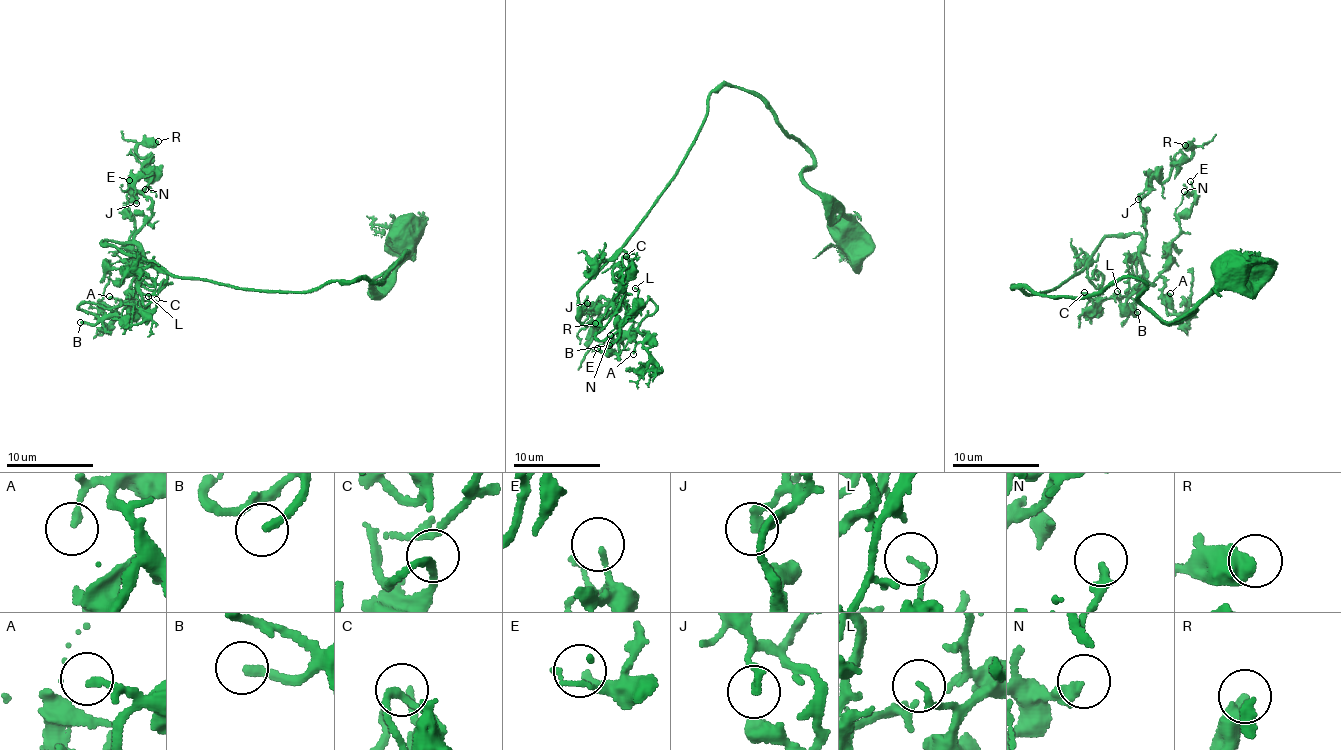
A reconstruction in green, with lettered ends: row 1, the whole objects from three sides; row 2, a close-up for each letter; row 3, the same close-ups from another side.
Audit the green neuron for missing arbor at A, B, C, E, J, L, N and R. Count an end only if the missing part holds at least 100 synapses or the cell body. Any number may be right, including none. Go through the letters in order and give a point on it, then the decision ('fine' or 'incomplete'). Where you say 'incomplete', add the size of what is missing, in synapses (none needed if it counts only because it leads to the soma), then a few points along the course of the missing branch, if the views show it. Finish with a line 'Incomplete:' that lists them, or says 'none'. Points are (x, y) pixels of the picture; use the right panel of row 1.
A: at (1170, 293); fine
B: at (1137, 312); incomplete; about 160 synapses; missing branch runs (1137, 312), (1108, 337), (1119, 345), (1095, 336), (1051, 360), (1006, 440)
C: at (1084, 292); fine
E: at (1190, 181); fine
J: at (1138, 199); fine
L: at (1117, 291); fine
N: at (1184, 191); fine
R: at (1185, 145); fine
Incomplete: B

